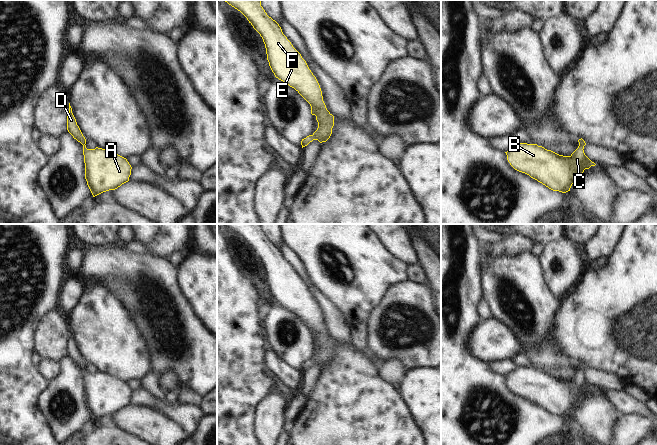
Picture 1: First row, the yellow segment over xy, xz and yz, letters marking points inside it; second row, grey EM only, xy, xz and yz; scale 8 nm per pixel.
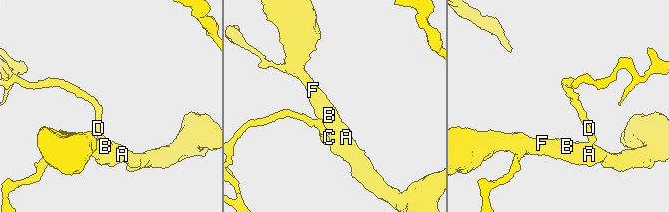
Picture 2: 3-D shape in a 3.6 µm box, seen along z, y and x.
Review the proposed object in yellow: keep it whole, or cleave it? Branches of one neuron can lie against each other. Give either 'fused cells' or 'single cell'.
single cell

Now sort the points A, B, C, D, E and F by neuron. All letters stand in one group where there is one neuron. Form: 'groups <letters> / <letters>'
groups A B C D E F

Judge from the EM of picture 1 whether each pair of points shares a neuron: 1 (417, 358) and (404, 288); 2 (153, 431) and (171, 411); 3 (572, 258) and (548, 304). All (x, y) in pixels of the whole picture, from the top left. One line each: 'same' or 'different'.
1: same
2: different
3: different

